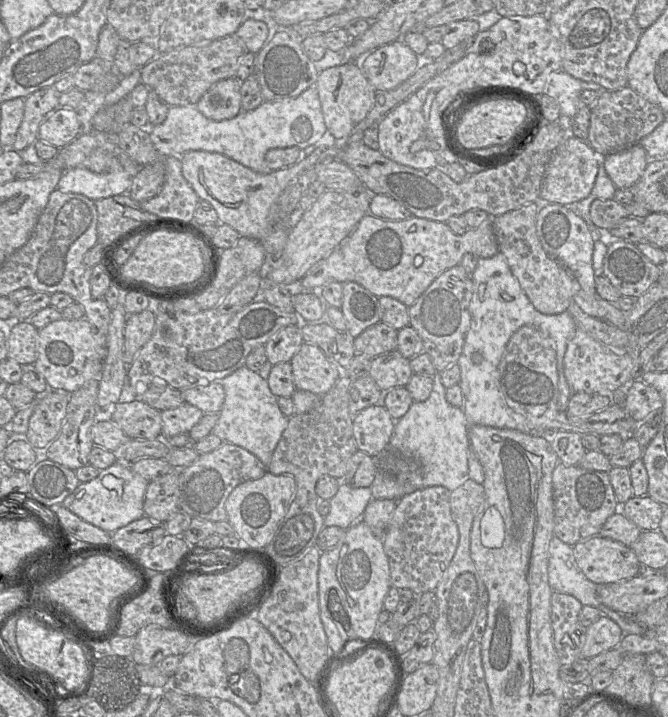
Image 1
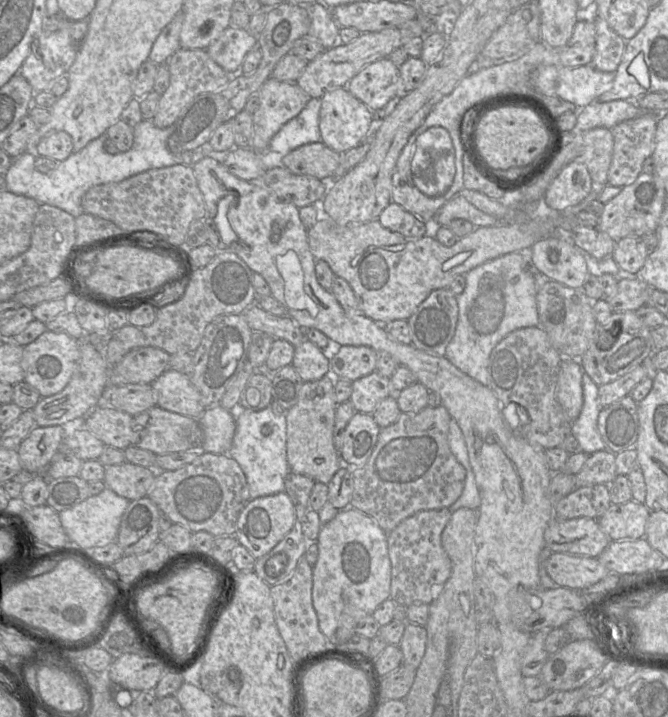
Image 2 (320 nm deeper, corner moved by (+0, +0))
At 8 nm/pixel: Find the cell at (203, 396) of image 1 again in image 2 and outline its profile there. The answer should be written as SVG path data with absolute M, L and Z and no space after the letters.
M167 368L151 384L157 406L184 416L198 418L206 409L189 376Z

